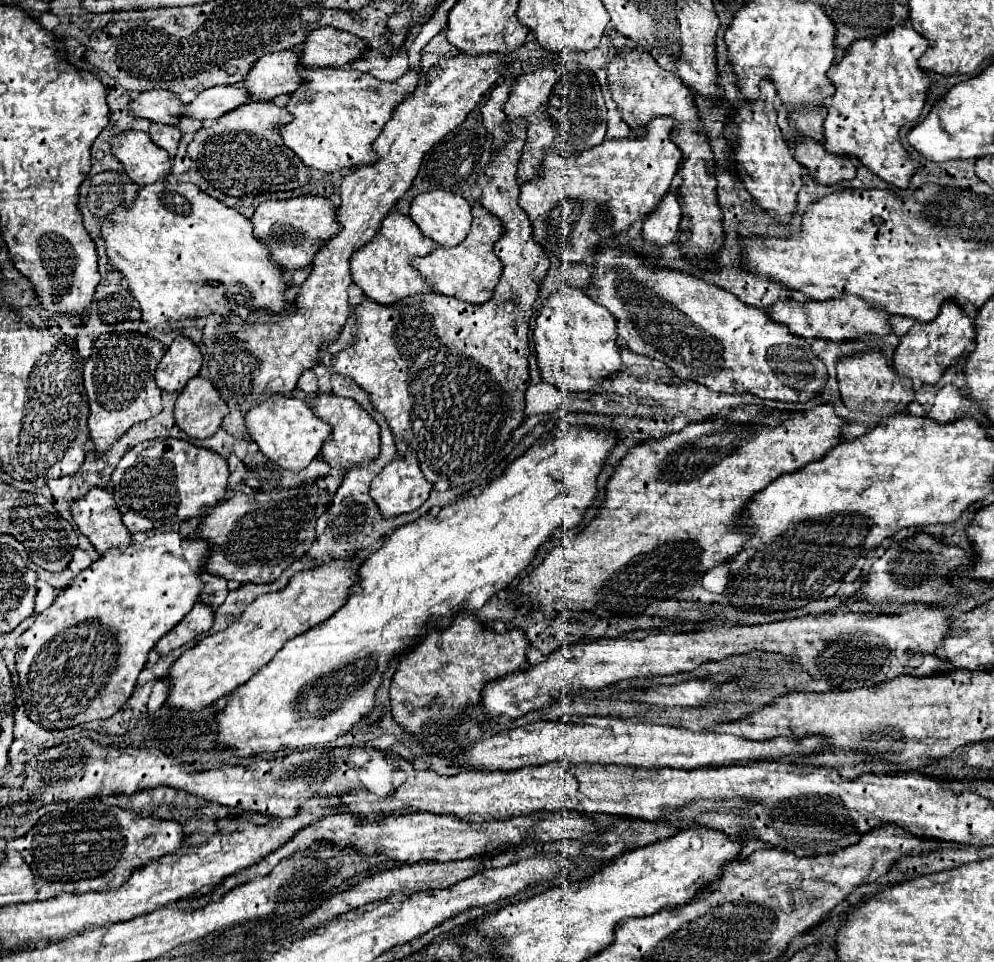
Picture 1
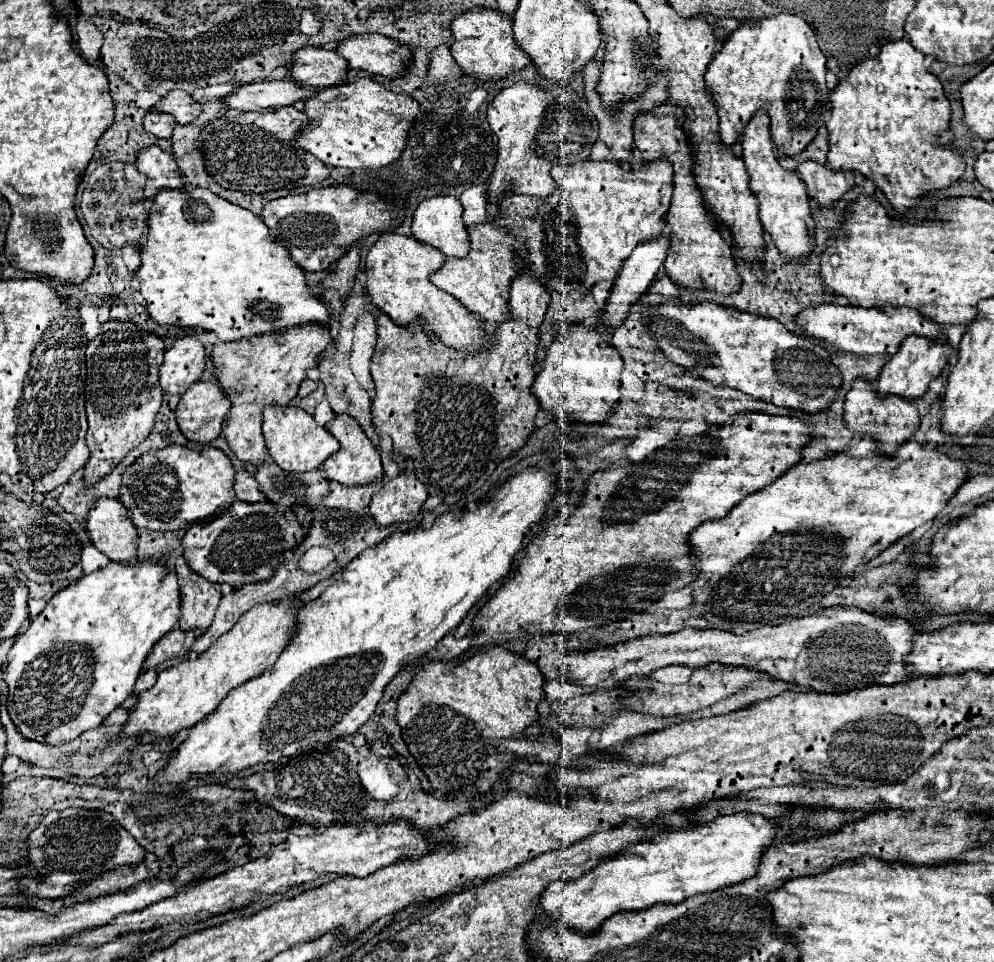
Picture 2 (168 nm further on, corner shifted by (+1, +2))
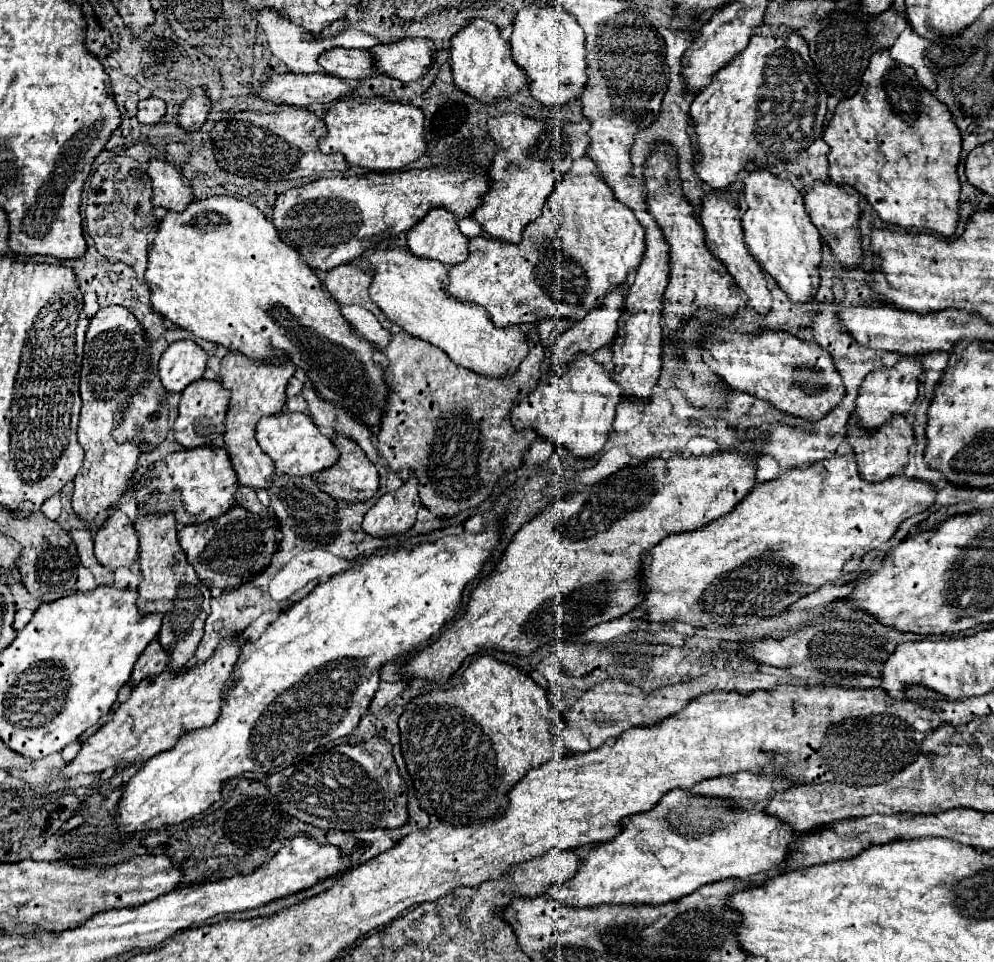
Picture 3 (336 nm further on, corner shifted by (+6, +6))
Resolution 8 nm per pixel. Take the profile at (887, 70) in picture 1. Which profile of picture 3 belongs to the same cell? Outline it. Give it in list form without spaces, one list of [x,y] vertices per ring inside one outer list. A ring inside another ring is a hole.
[[[889,50],[871,56],[859,92],[839,102],[823,140],[829,144],[829,178],[835,184],[853,186],[861,192],[879,218],[905,228],[929,228],[941,236],[951,236],[959,222],[959,152],[961,134],[945,104],[917,84],[915,70],[891,58]]]

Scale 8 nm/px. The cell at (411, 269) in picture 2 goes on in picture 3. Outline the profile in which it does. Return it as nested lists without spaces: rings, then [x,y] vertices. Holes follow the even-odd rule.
[[[377,250],[371,254],[369,258],[373,270],[375,270],[375,280],[369,288],[371,300],[385,312],[385,316],[395,322],[397,326],[401,326],[401,330],[413,338],[425,340],[437,348],[441,348],[443,352],[447,352],[447,356],[463,366],[469,368],[481,376],[487,378],[503,378],[503,376],[511,376],[515,374],[515,370],[519,368],[519,364],[523,362],[523,358],[529,354],[529,338],[527,338],[527,328],[521,326],[507,326],[507,328],[495,328],[491,318],[487,316],[487,312],[477,306],[477,304],[467,304],[461,302],[457,298],[453,298],[447,292],[447,268],[441,262],[435,260],[423,260],[423,258],[415,258],[409,250]]]

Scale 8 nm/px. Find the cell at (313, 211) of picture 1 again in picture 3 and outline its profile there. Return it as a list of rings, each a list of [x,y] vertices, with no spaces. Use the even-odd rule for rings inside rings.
[[[435,166],[427,170],[331,176],[283,192],[275,202],[271,220],[287,246],[297,250],[313,270],[327,272],[355,260],[391,234],[407,232],[431,208],[447,208],[457,220],[471,216],[487,190],[489,166],[461,166],[457,172]]]

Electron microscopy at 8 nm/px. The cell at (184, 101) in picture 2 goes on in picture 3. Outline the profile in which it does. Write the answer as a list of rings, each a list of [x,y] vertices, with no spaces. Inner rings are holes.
[[[191,94],[181,106],[179,124],[189,132],[199,130],[207,122],[209,112],[211,112],[211,100],[205,94]]]

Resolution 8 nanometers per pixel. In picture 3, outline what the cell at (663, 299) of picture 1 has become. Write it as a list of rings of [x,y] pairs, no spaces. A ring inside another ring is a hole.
[[[769,330],[759,336],[735,334],[733,344],[717,342],[707,336],[701,346],[717,362],[729,360],[727,386],[731,390],[757,396],[791,416],[817,422],[835,406],[839,406],[845,396],[845,386],[833,364],[831,354],[827,354],[827,350],[819,348],[815,342],[803,342],[793,334],[775,330]]]

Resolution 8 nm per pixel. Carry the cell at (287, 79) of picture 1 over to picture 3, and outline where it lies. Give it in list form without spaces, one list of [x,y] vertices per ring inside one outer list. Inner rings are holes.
[[[331,48],[319,56],[319,64],[327,74],[335,74],[347,80],[365,80],[375,76],[377,70],[371,66],[369,50],[347,50],[347,48]]]

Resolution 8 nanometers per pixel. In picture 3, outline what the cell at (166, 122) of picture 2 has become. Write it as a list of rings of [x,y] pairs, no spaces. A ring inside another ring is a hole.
[[[145,98],[139,100],[139,112],[137,112],[137,120],[141,124],[157,124],[161,118],[165,116],[165,102],[159,98]]]

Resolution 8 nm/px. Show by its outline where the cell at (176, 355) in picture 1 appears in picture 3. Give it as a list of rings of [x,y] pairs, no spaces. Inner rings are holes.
[[[191,340],[173,342],[163,352],[159,362],[159,376],[163,386],[169,392],[183,392],[191,382],[203,378],[207,358],[207,352]]]

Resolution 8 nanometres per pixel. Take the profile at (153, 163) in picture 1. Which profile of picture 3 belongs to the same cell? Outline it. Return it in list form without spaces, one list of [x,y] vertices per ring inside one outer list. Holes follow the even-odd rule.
[[[151,160],[147,174],[153,180],[153,204],[165,210],[183,212],[189,202],[193,202],[193,188],[189,180],[175,166]]]

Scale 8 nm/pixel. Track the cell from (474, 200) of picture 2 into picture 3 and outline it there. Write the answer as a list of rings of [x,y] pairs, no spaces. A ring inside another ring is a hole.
[[[469,216],[469,218],[463,218],[459,220],[459,230],[463,236],[467,238],[475,238],[475,236],[483,236],[483,230],[479,224],[475,224],[475,220]]]

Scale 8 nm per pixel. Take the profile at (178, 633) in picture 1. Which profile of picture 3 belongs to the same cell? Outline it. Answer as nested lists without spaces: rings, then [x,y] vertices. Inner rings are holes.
[[[157,640],[149,642],[149,646],[143,650],[143,654],[139,656],[139,660],[135,662],[129,686],[137,686],[143,678],[157,676],[157,674],[165,672],[167,666],[169,666],[169,660],[171,660],[171,656],[167,654],[167,650],[163,650],[159,646]]]

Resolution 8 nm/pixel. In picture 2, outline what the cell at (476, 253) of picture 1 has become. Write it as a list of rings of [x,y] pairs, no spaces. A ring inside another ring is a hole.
[[[658,158],[652,162],[644,162],[640,168],[622,168],[620,162],[610,160],[580,160],[568,166],[554,166],[552,176],[556,182],[556,190],[546,198],[536,196],[508,196],[498,202],[498,212],[490,222],[480,222],[468,228],[470,234],[470,252],[466,258],[446,258],[440,270],[432,272],[432,282],[452,294],[462,306],[470,312],[478,314],[486,322],[504,322],[510,318],[508,312],[508,288],[518,268],[512,260],[526,258],[530,270],[542,280],[542,284],[556,292],[562,282],[580,282],[586,288],[594,286],[602,280],[614,280],[620,264],[630,256],[640,240],[656,238],[668,232],[668,224],[664,224],[664,214],[668,212],[672,198],[672,164],[668,158]]]

